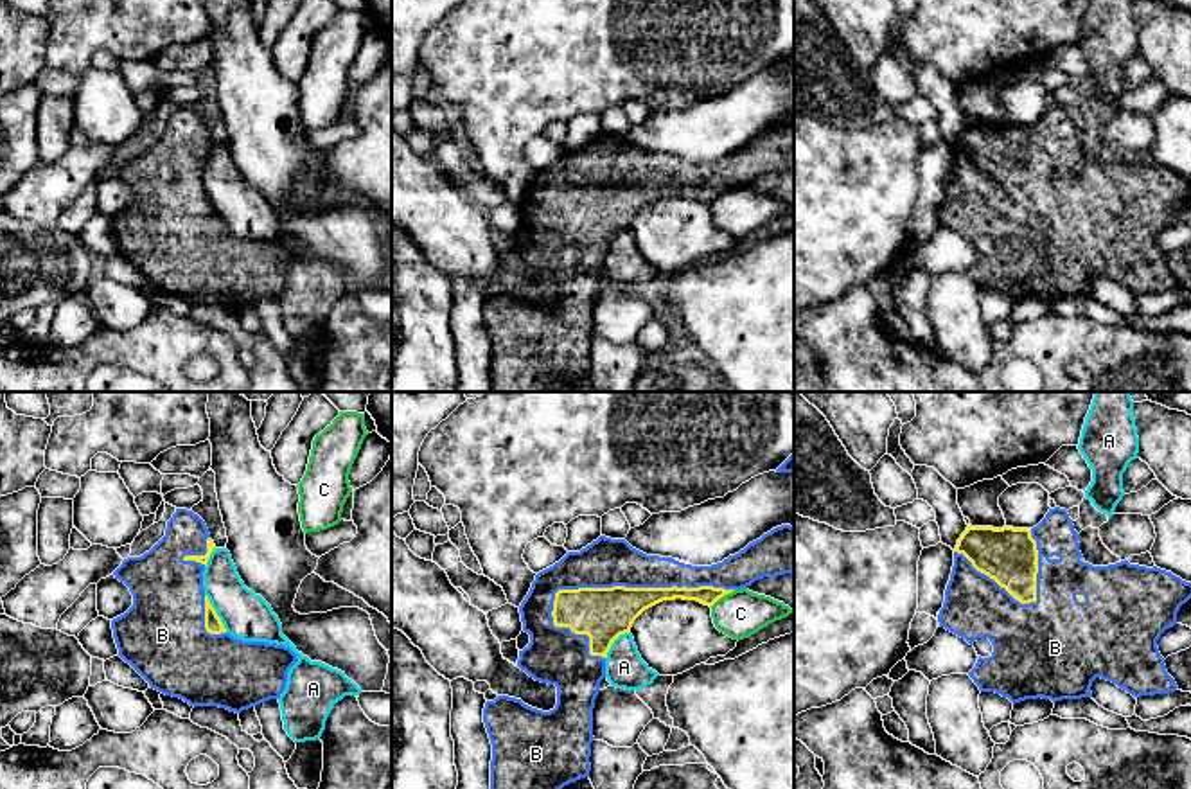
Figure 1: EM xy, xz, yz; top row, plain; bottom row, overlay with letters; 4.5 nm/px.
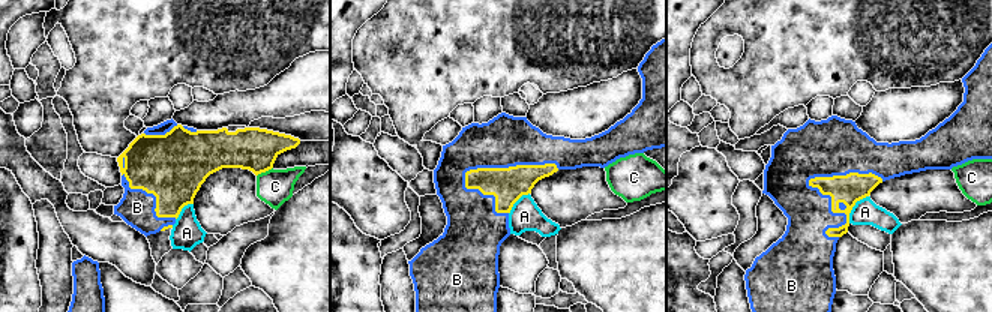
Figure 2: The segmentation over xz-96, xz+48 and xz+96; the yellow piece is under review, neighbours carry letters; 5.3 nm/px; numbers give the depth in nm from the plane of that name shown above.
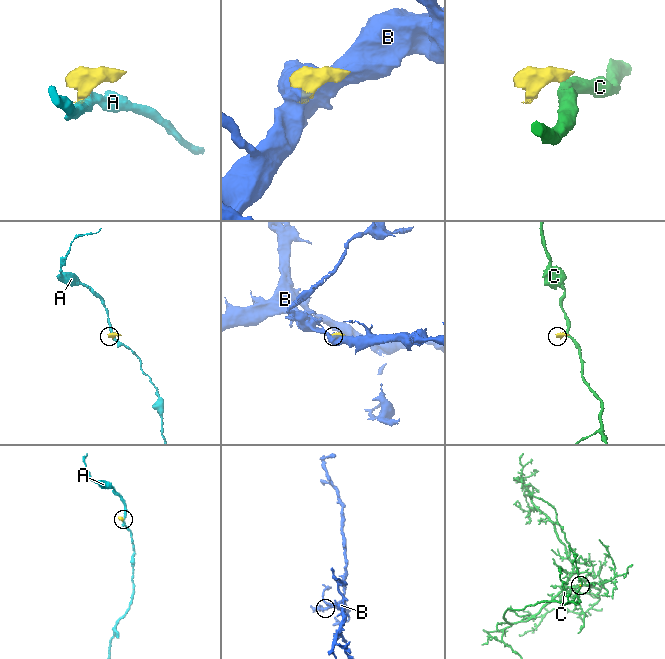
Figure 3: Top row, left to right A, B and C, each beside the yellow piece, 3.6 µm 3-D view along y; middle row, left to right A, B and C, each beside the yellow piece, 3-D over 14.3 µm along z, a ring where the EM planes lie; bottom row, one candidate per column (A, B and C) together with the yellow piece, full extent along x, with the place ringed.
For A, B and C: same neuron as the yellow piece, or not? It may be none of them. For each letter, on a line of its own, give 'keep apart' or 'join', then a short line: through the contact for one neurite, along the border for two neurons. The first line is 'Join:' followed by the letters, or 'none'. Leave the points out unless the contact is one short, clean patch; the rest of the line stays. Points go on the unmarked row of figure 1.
Join: B
A: keep apart; line xy (205, 191), (227, 229)
B: join
C: keep apart; line xz (735, 187), (719, 195), (710, 203)

